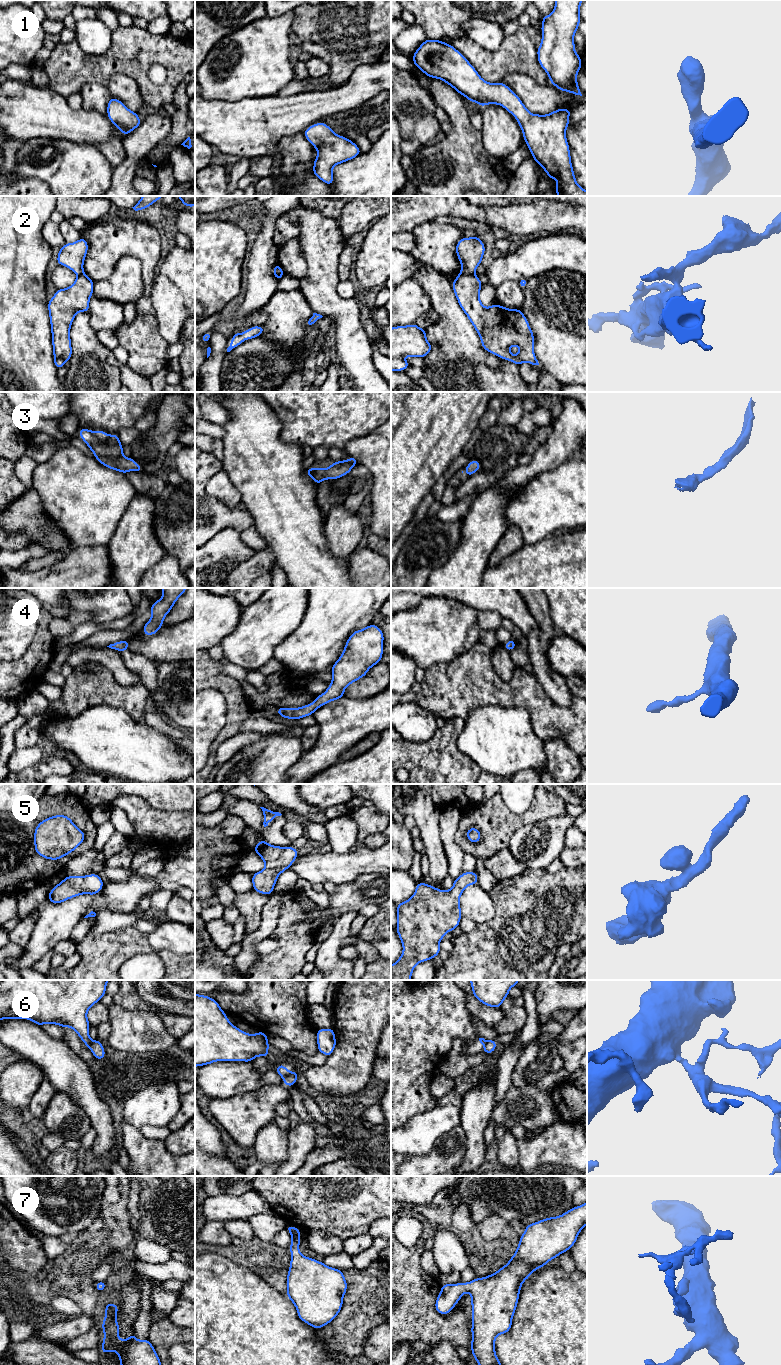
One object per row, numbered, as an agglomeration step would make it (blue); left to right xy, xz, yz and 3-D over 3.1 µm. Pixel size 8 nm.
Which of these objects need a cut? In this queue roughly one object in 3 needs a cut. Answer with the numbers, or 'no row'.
2, 6

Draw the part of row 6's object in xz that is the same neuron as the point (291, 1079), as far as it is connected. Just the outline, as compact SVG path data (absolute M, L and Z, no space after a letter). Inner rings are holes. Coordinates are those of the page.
M291 1072L289 1075L283 1078L283 1084L292 1087L297 1082L298 1072Z

